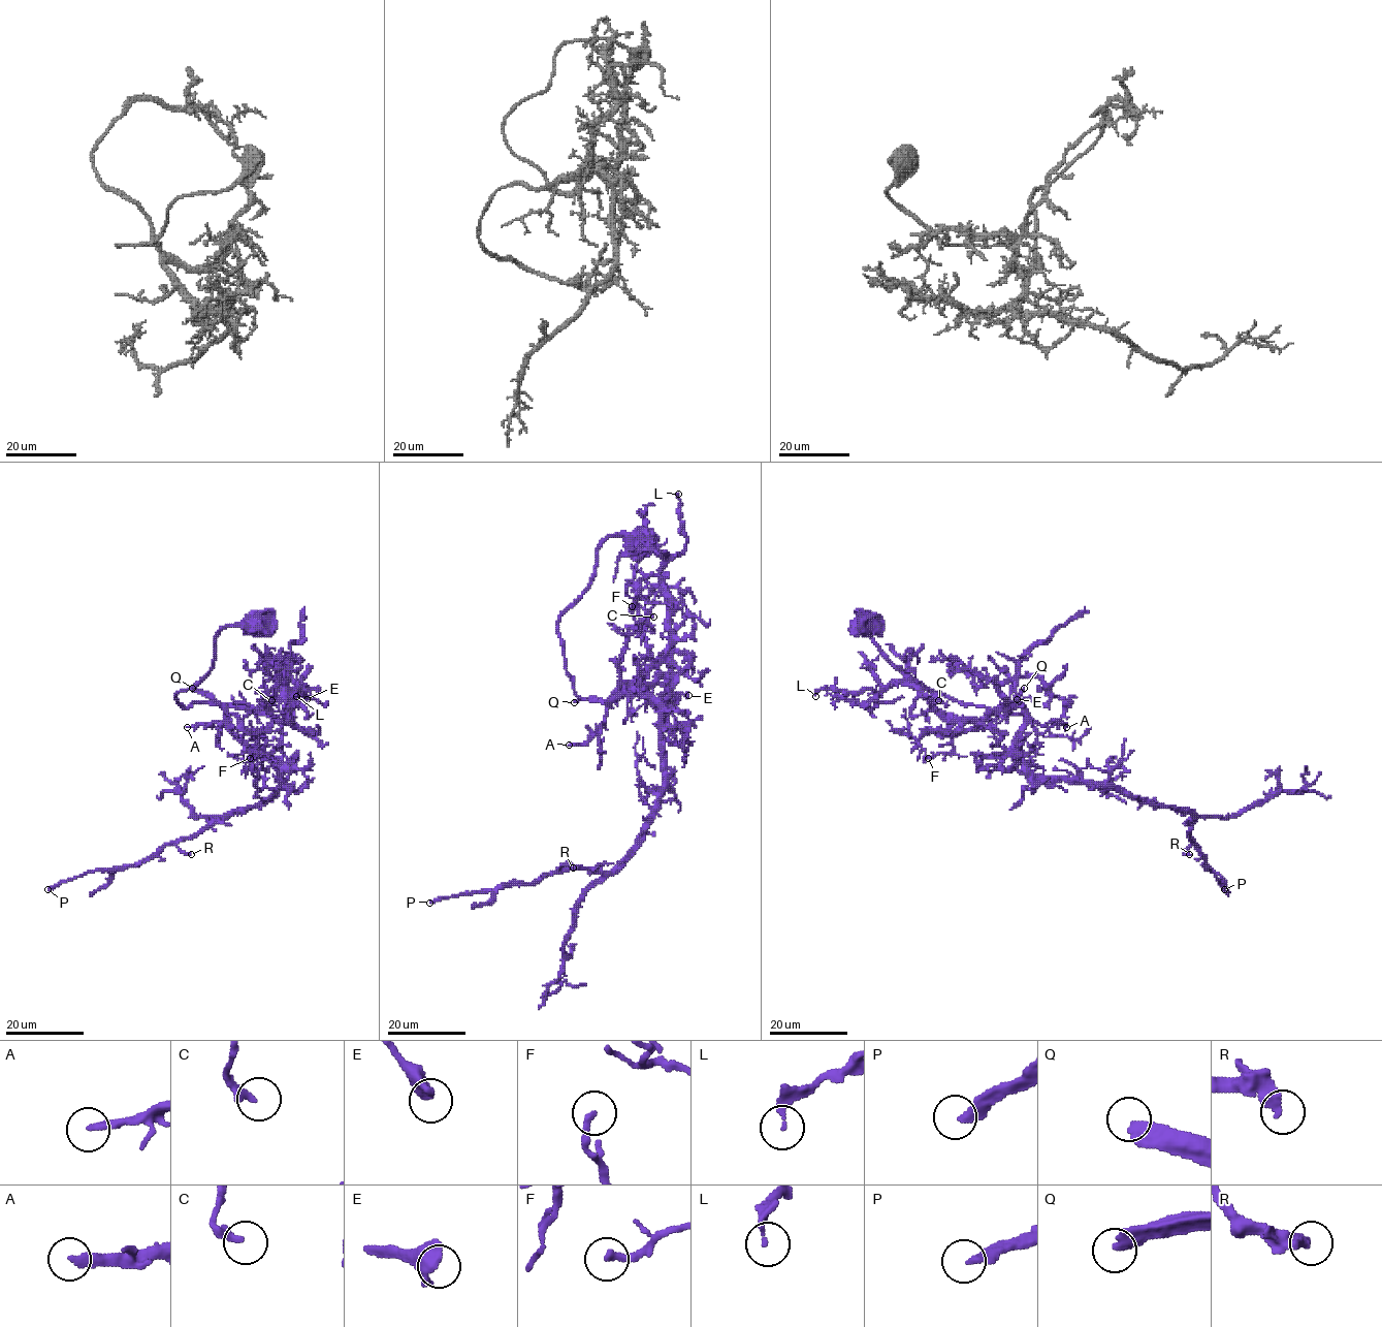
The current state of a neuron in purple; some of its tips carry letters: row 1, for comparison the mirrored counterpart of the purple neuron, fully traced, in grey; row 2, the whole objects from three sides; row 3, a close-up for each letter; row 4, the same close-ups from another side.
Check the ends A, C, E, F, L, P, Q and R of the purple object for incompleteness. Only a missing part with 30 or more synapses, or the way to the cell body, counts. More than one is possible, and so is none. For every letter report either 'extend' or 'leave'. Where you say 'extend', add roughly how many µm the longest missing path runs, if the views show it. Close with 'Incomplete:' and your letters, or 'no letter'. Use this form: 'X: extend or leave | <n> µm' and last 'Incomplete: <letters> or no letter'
A: extend | 15 µm
C: leave
E: leave
F: leave
L: leave
P: extend | 30 µm
Q: extend | 120 µm
R: leave
Incomplete: A, P, Q

